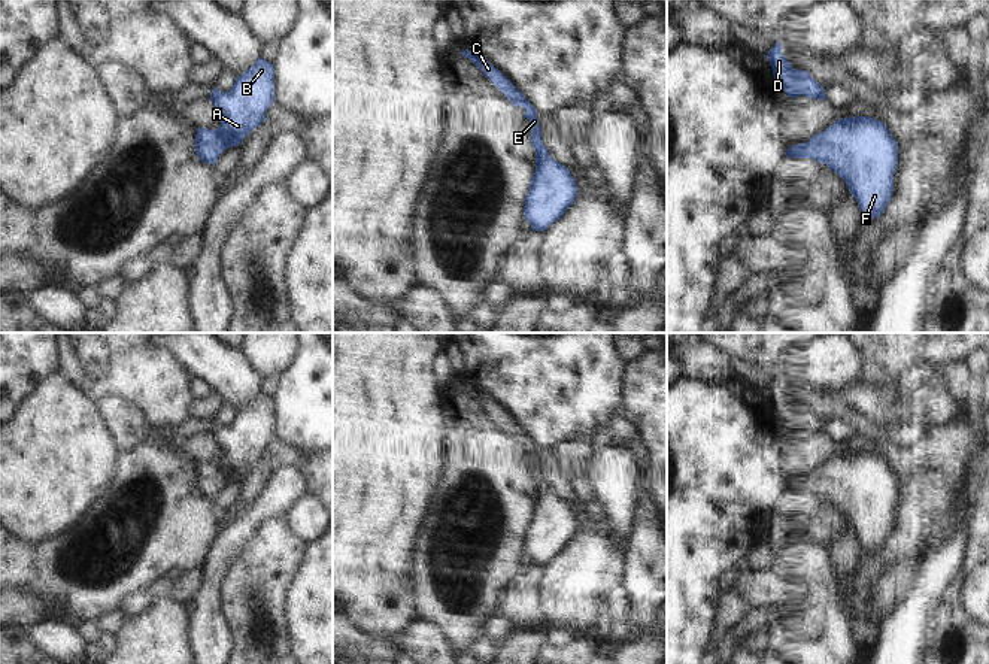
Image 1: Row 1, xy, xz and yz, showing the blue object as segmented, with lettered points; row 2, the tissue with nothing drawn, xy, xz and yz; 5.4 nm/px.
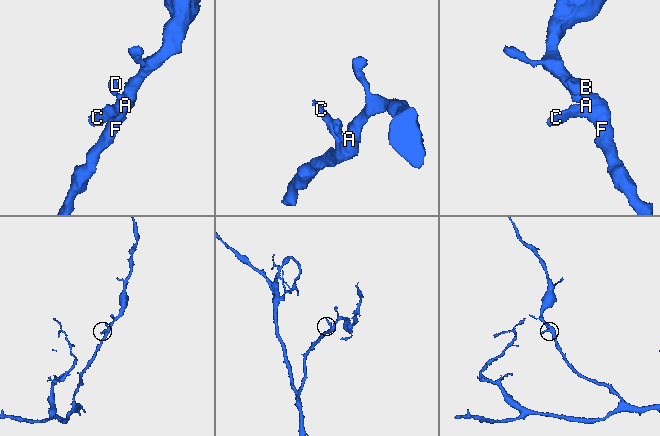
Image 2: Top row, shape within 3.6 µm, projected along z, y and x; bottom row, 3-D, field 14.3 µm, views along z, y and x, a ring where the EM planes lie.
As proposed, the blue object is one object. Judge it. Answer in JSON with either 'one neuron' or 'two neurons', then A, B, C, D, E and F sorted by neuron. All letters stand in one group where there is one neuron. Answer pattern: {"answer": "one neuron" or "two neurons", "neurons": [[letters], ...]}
{"answer": "one neuron", "neurons": [["A", "B", "C", "D", "E", "F"]]}

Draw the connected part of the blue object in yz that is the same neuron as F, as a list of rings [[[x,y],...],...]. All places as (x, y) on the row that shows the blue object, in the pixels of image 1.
[[[871,116],[841,118],[825,131],[816,133],[807,143],[798,143],[785,152],[786,157],[813,158],[834,170],[856,198],[864,218],[877,218],[891,201],[894,175],[898,164],[898,142],[882,121]]]

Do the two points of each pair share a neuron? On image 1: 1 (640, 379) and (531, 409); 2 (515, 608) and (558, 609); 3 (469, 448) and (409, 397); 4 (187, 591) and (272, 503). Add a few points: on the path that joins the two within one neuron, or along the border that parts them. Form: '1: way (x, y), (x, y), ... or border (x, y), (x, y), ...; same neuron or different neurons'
1: border (627, 363), (622, 372), (624, 408), (618, 415); different neurons
2: border (543, 573), (540, 579), (540, 608), (546, 624); different neurons
3: border (440, 393), (440, 411), (445, 417), (445, 463); different neurons
4: border (202, 569), (202, 584), (193, 599); different neurons

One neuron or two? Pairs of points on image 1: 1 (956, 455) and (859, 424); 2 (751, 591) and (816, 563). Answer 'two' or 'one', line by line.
1: one
2: two

